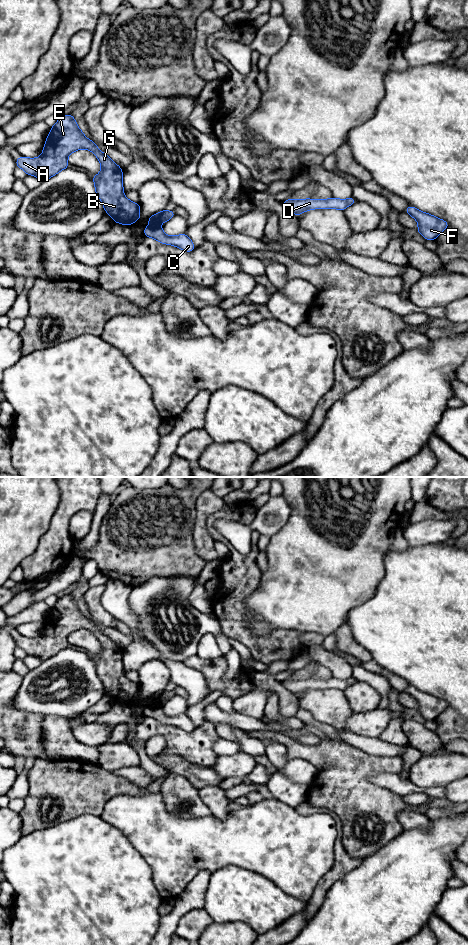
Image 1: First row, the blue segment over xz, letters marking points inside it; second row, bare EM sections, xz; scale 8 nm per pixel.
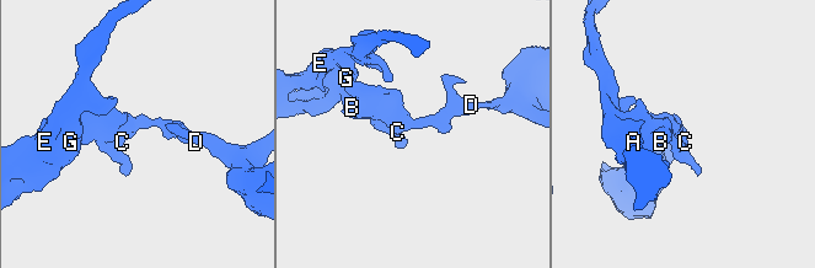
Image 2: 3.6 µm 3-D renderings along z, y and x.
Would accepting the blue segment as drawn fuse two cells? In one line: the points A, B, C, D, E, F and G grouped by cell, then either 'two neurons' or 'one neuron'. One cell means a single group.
A B E G / C D F; two neurons

